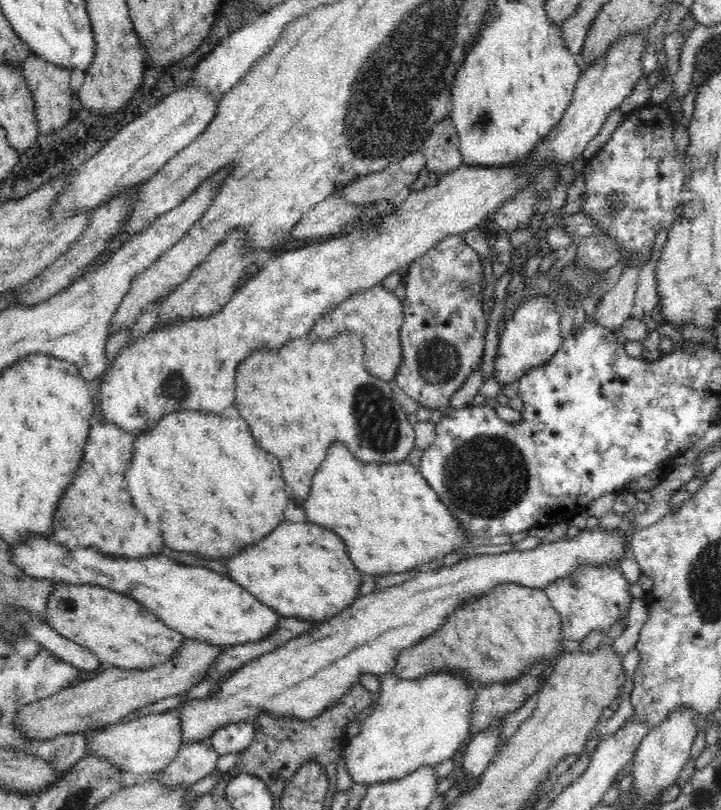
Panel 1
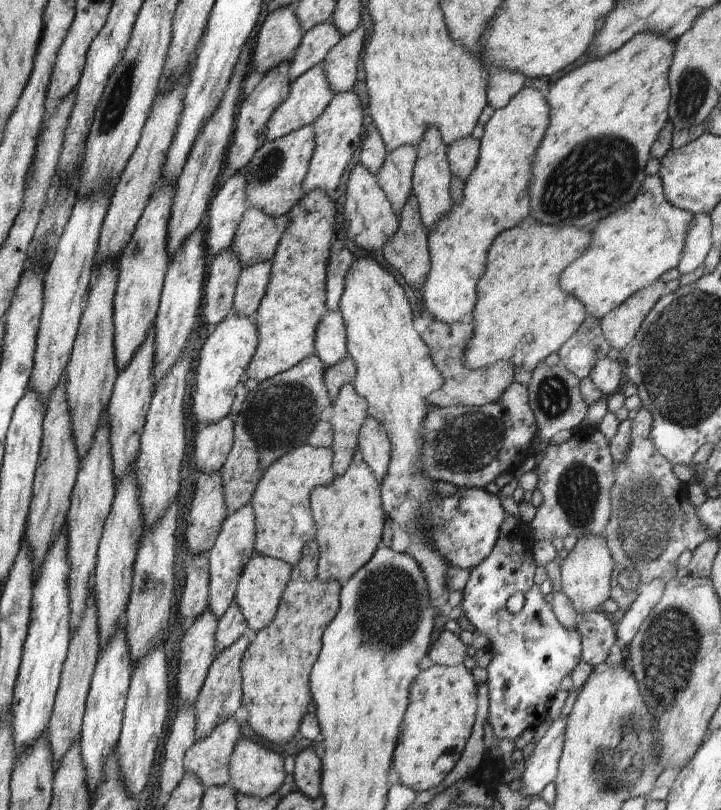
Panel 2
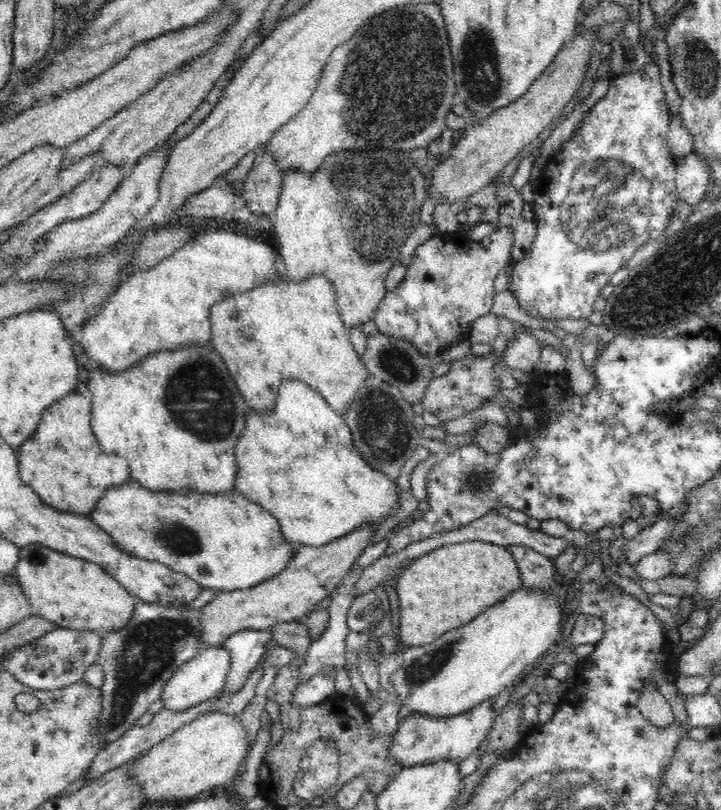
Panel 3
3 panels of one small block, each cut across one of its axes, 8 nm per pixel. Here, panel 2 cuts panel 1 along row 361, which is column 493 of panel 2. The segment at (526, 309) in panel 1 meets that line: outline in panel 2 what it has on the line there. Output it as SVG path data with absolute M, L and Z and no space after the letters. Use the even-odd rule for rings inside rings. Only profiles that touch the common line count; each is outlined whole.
M458 488L448 498L434 496L426 504L422 504L416 528L424 532L428 544L433 546L440 556L444 556L444 560L450 565L472 569L490 556L506 515L498 496L488 493L485 488Z

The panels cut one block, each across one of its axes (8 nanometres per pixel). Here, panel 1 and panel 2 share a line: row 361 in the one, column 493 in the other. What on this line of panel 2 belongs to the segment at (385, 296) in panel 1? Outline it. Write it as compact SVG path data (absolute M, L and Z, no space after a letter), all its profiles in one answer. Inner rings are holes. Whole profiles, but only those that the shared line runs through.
M432 320L432 323L420 334L424 344L431 352L432 362L436 370L444 378L442 388L427 396L426 404L433 407L451 407L468 405L481 407L498 400L504 390L514 382L514 366L510 362L497 362L489 366L468 369L463 365L462 356L474 333L474 323L446 324Z

